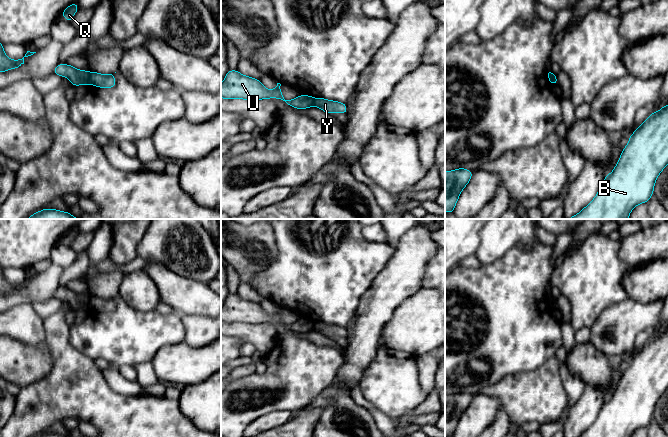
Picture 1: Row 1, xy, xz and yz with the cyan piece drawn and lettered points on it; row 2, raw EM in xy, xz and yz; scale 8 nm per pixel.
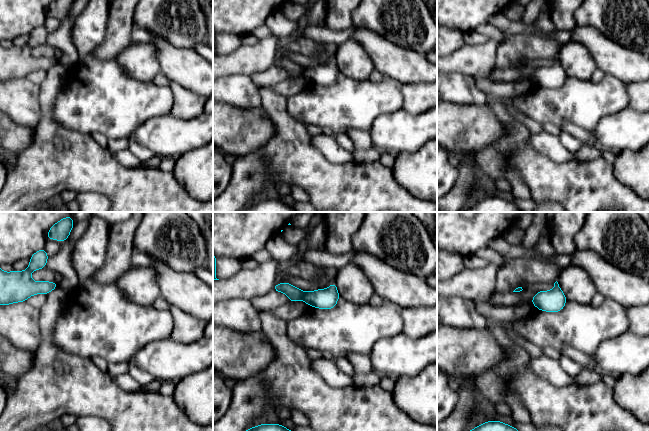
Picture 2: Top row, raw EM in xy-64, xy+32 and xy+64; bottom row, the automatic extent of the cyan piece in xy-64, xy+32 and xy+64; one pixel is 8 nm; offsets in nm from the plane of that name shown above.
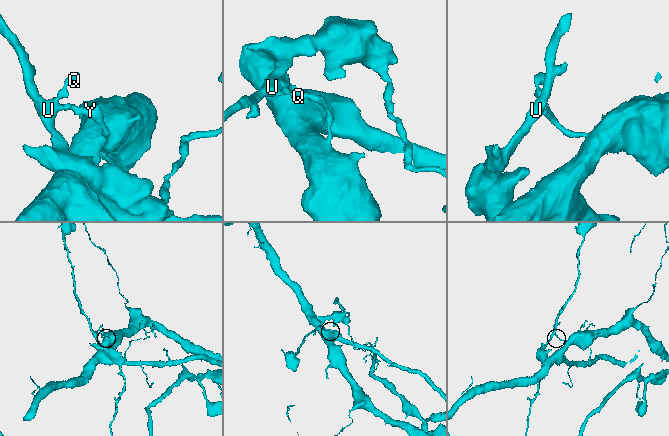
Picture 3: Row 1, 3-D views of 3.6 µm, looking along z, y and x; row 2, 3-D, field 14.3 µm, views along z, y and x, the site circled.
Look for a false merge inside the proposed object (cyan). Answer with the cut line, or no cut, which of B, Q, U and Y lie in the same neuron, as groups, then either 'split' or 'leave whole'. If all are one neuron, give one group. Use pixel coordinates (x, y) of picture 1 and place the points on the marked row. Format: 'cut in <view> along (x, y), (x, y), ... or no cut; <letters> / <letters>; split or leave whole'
cut in xy along (90, 73), (87, 83); B Y / Q U; split

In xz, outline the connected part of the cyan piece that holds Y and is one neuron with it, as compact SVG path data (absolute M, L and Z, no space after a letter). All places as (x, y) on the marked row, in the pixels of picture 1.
M314 98L313 106L318 107L326 113L347 113L347 106L345 103L327 100L324 98Z

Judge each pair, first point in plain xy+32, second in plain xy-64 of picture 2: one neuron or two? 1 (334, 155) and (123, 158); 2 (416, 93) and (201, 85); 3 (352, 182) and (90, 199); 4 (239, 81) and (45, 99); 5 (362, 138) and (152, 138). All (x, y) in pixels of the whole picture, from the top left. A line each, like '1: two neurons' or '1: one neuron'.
1: one neuron
2: two neurons
3: two neurons
4: two neurons
5: two neurons

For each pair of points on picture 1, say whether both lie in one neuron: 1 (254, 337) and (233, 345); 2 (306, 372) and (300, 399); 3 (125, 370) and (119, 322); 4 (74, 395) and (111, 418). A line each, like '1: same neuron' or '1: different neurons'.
1: different neurons
2: same neuron
3: different neurons
4: same neuron

